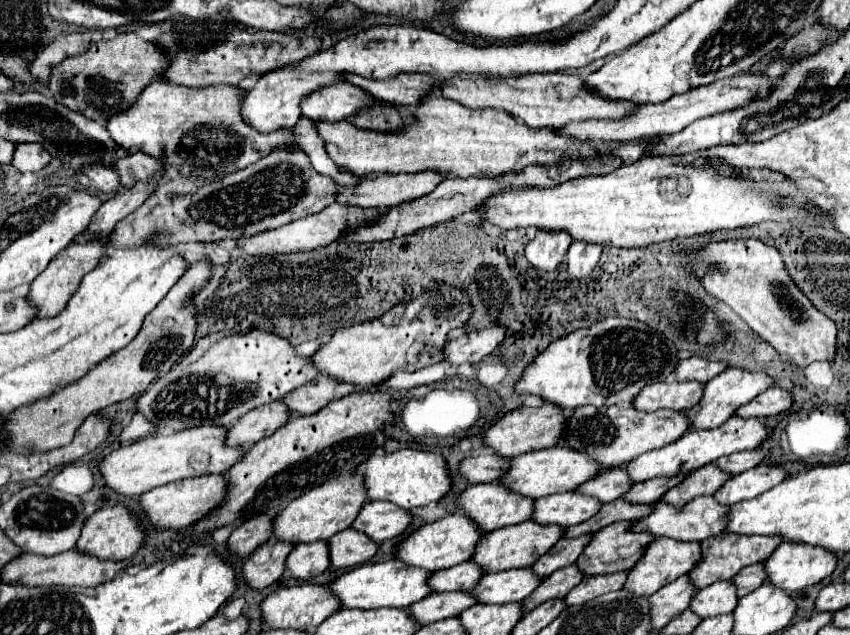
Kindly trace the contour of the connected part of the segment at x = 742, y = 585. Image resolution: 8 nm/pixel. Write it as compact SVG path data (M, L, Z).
M762 565L742 567L742 569L738 571L738 575L734 575L730 581L736 585L736 597L742 597L742 595L758 589L758 587L764 583Z

